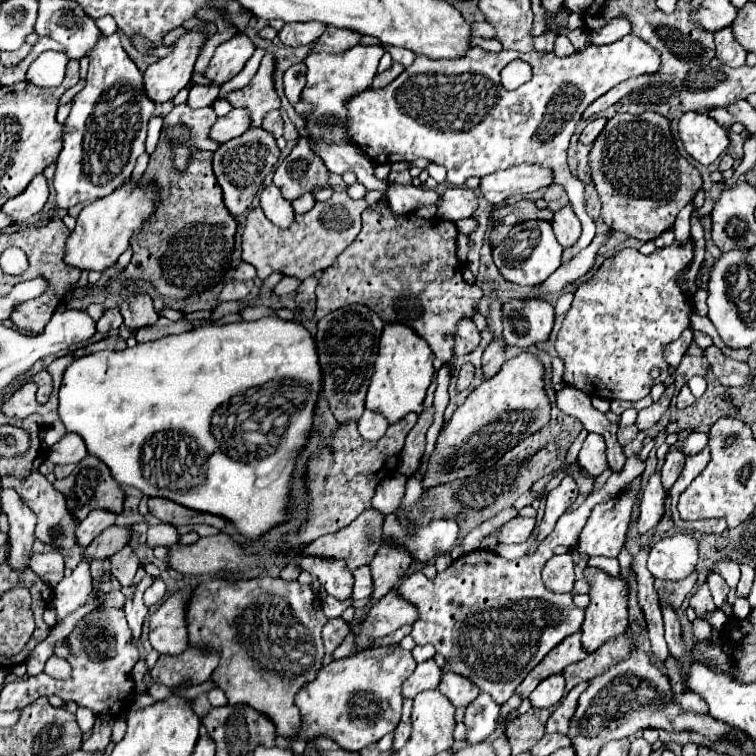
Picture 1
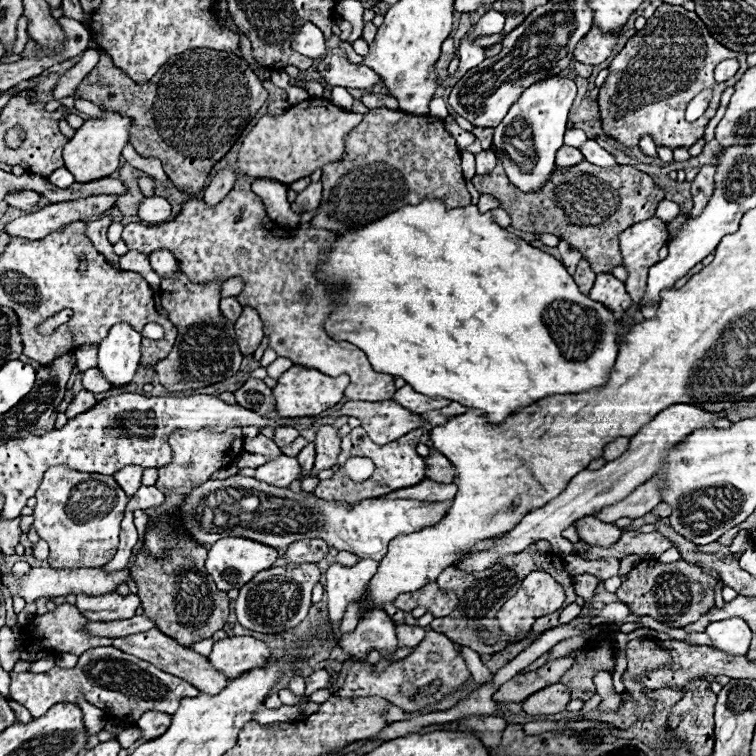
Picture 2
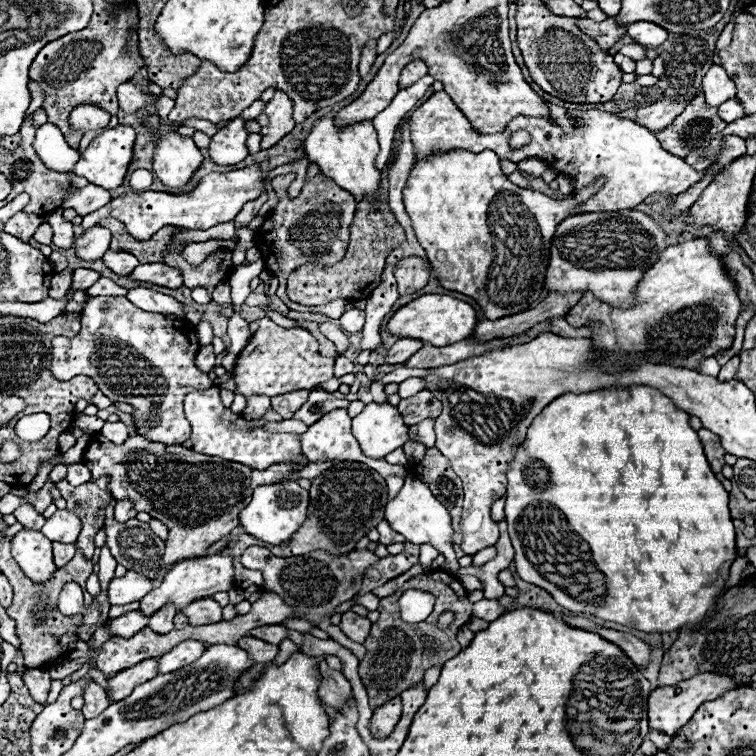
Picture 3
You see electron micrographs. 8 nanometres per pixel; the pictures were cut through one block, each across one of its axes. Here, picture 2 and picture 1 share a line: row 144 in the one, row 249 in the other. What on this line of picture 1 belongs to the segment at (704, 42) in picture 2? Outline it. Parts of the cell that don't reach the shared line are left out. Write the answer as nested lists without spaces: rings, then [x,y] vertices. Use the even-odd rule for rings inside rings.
[[[674,242],[672,246],[662,248],[662,250],[656,250],[656,252],[650,254],[650,256],[642,256],[636,248],[624,248],[624,250],[620,250],[614,258],[606,260],[606,262],[600,266],[600,270],[592,276],[592,280],[582,282],[582,284],[578,286],[576,294],[574,294],[574,302],[572,302],[572,306],[570,306],[570,310],[568,310],[568,314],[566,314],[566,318],[564,318],[564,322],[562,322],[562,328],[560,328],[558,340],[556,340],[558,358],[562,358],[562,362],[564,362],[564,376],[562,376],[564,382],[566,382],[568,386],[574,386],[574,388],[586,392],[588,396],[600,396],[600,398],[608,398],[608,400],[616,400],[616,398],[618,398],[618,400],[640,400],[640,398],[644,398],[646,394],[650,394],[650,388],[652,388],[654,384],[664,382],[666,376],[668,376],[668,364],[666,364],[666,360],[664,360],[664,356],[662,356],[664,346],[666,346],[668,342],[676,340],[676,338],[690,326],[688,314],[692,312],[692,302],[690,302],[690,298],[680,290],[680,286],[676,284],[678,272],[680,272],[682,268],[686,268],[686,266],[690,264],[690,260],[692,260],[692,242],[688,242],[688,244],[678,244],[678,242]],[[654,366],[658,366],[658,368],[662,370],[660,378],[656,378],[656,380],[648,376],[648,374],[650,374],[650,368],[654,368]]]

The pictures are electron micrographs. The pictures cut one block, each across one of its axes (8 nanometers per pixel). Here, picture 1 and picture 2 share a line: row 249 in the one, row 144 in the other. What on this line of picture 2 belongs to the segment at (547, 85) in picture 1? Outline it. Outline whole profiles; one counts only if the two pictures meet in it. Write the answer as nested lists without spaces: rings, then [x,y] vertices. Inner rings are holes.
[[[576,128],[568,130],[568,132],[566,132],[566,136],[564,136],[564,142],[566,142],[566,144],[578,146],[578,148],[580,148],[586,140],[588,140],[588,136],[586,136],[582,130],[576,130]]]

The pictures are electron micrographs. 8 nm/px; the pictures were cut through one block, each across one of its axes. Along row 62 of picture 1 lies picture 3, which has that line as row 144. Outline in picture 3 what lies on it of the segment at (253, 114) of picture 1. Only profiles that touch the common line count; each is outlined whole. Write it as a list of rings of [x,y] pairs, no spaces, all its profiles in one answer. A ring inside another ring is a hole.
[[[276,92],[274,98],[266,104],[264,112],[254,118],[260,124],[260,134],[262,134],[262,144],[260,148],[272,148],[276,142],[280,142],[288,132],[294,128],[292,120],[292,102],[284,92]]]

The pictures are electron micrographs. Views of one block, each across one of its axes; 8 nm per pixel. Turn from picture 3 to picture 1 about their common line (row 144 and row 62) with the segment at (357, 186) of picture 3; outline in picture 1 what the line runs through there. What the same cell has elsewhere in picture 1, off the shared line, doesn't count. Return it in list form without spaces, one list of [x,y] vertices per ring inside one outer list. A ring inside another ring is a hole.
[[[354,46],[342,54],[308,54],[304,60],[308,66],[308,82],[302,90],[302,98],[314,106],[314,114],[308,118],[306,126],[314,138],[324,138],[328,142],[348,142],[350,138],[344,130],[346,122],[346,102],[350,96],[370,88],[372,78],[380,58],[384,56],[384,46]]]

